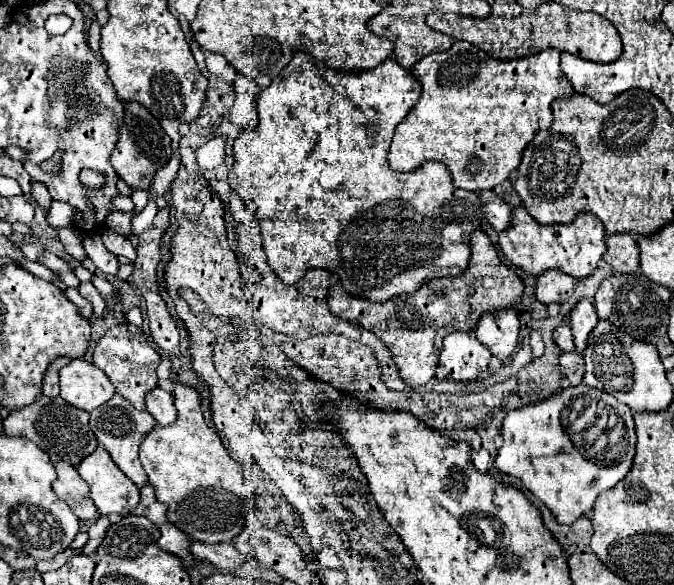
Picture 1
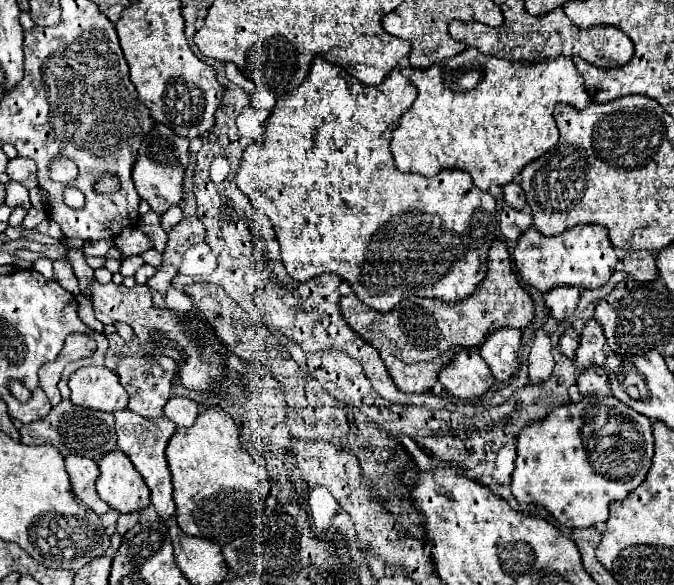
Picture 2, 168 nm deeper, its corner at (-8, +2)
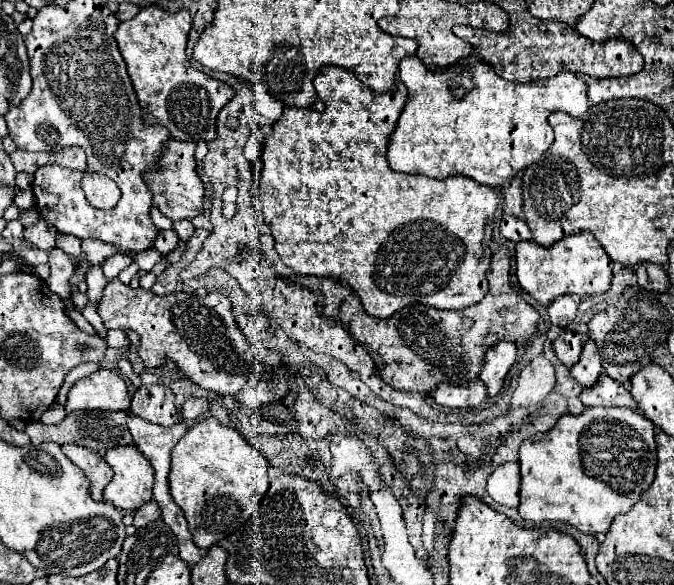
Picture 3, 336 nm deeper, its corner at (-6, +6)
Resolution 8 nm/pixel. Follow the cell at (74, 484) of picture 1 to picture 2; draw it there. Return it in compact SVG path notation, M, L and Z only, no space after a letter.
M66 456L66 472L70 476L74 496L80 502L84 502L98 516L102 516L110 510L110 506L104 500L100 500L96 486L94 486L94 482L98 478L98 466L94 460L82 458L82 456Z

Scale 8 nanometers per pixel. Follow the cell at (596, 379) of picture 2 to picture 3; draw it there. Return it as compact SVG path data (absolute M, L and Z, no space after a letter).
M600 374L598 384L594 388L584 388L580 394L580 400L586 408L594 406L620 406L620 408L632 408L638 410L634 398L630 396L628 388L616 380L612 380L608 374Z

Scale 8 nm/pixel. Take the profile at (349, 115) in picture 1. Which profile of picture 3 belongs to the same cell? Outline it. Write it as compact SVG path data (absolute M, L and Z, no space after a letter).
M334 66L334 68L320 70L318 78L314 80L314 88L316 88L318 98L324 104L324 112L316 112L312 108L284 108L282 118L272 126L272 132L266 138L262 170L258 176L258 198L262 202L266 224L270 226L272 236L274 236L274 248L280 254L282 262L300 274L336 278L340 282L350 284L352 290L360 296L364 310L374 318L390 318L394 312L410 304L426 304L440 310L462 310L472 304L478 304L488 292L486 272L490 268L490 258L492 258L490 242L492 242L492 232L494 232L494 212L498 206L498 198L494 190L474 180L468 180L466 176L448 176L446 180L432 180L428 176L422 176L422 180L418 180L418 176L414 174L400 174L400 172L390 170L388 160L386 160L386 148L396 128L396 122L398 122L396 118L406 104L406 88L400 84L400 80L396 80L394 92L386 92L386 94L372 92L352 72Z

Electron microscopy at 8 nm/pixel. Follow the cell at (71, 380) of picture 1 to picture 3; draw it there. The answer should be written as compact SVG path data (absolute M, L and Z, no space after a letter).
M100 368L88 378L78 380L70 392L66 402L66 414L76 410L128 410L130 408L130 392L126 382L114 372Z

